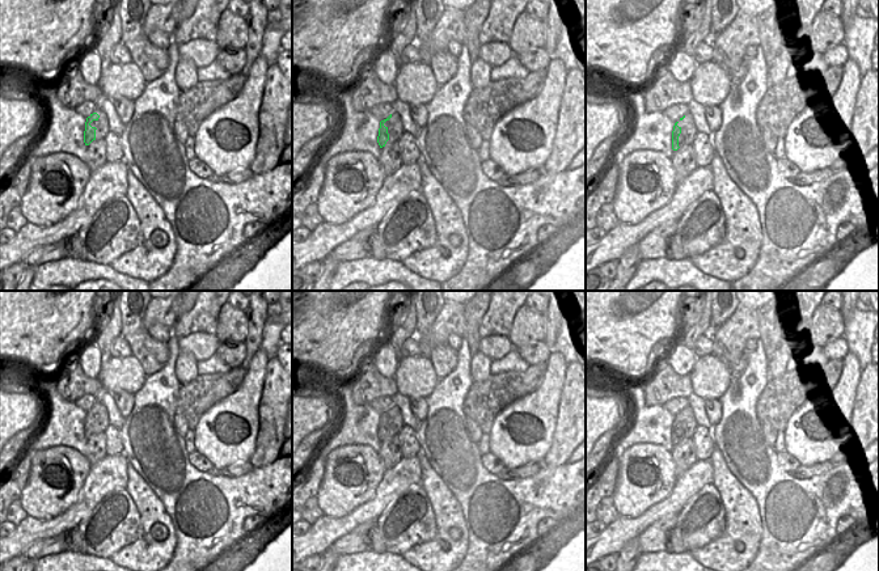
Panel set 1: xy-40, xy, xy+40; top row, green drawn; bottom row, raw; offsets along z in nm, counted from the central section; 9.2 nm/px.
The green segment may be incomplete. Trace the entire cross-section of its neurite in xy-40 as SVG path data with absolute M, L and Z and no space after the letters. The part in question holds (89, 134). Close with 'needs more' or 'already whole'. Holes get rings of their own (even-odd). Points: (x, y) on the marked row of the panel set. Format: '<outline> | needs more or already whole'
M97 113L90 114L85 122L85 131L84 131L84 143L89 145L93 140L96 140L96 127L92 127L90 123L93 120L98 120L100 115Z | already whole

